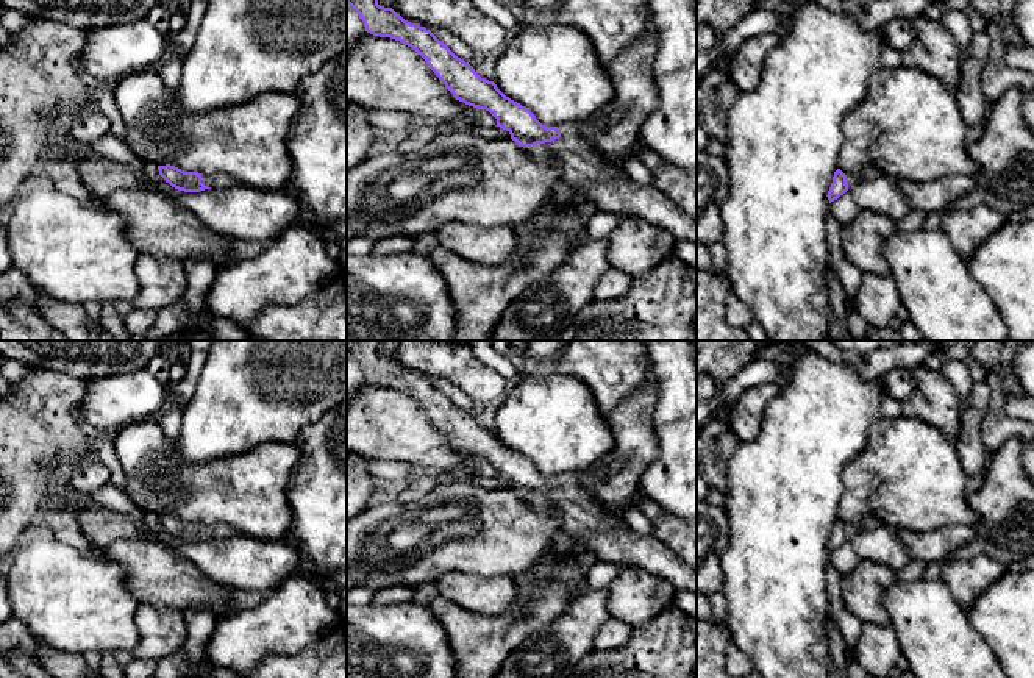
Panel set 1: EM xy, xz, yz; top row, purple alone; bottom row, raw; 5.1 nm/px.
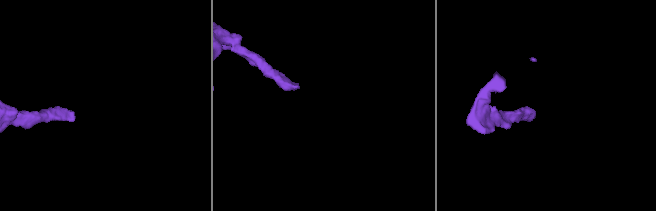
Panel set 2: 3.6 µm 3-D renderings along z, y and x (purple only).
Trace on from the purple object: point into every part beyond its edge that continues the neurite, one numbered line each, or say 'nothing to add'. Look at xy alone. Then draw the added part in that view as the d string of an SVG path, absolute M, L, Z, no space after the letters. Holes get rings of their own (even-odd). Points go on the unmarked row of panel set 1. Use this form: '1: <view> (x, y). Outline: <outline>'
1: xy (217, 530). Outline: M225 523L201 525L201 533L208 537L226 537L234 534L234 530Z

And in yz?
1: yz (853, 528). Outline: M864 522L847 525L847 534L848 534L848 537L853 537L853 536L862 533L862 531L864 531Z

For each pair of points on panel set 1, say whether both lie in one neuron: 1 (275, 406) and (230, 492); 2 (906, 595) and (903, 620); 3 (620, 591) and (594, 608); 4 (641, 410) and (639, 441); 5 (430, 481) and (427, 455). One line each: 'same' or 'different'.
1: different
2: same
3: different
4: same
5: different

